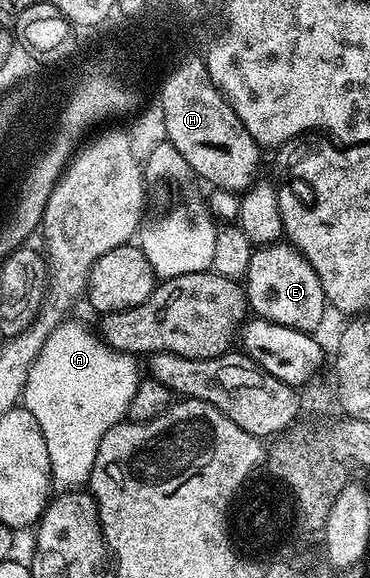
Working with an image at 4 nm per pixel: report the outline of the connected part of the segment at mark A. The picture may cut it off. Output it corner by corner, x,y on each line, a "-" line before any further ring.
65,320
42,344
38,356
28,369
22,391
22,406
38,420
38,428
42,428
42,436
46,440
46,452
50,456
50,472
52,481
60,488
80,488
87,483
90,472
94,468
94,456
98,456
98,444
102,444
102,436
110,432
118,423
125,421
130,400
134,400
134,392
142,377
140,366
133,355
116,350
109,346
94,329
87,330
80,322

